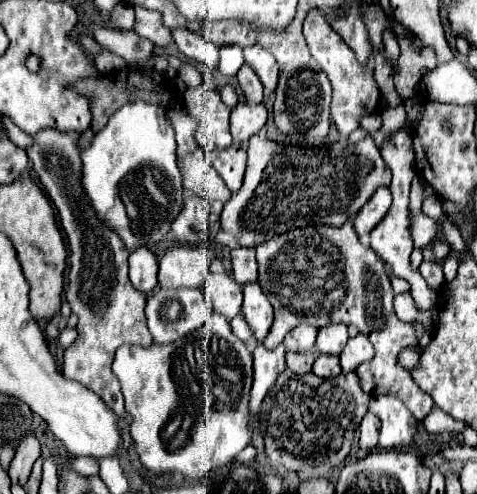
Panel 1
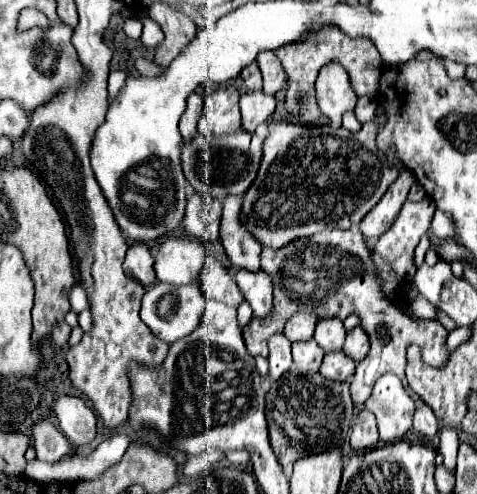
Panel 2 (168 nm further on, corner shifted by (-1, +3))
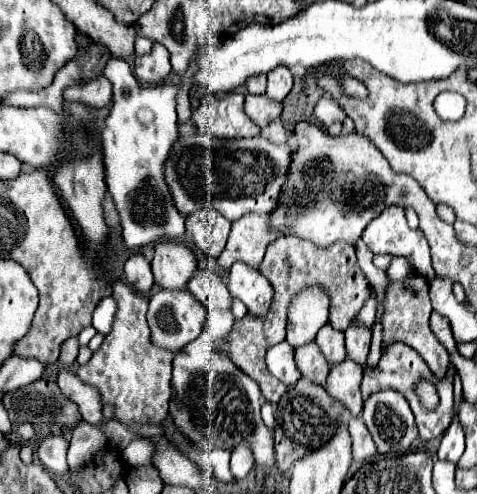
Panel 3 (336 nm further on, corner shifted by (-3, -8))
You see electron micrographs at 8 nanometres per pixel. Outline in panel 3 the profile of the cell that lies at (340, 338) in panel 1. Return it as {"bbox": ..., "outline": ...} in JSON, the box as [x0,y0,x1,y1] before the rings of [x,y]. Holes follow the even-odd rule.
{"bbox":[315,323,345,365],"outline":[[[329,323],[317,333],[315,343],[319,345],[321,353],[329,361],[329,365],[345,361],[345,341],[343,341],[343,331],[333,329]]]}

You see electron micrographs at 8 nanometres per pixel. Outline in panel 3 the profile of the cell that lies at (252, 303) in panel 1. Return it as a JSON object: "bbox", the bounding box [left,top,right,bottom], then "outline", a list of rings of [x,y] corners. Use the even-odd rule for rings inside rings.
{"bbox":[229,263,273,317],"outline":[[[235,263],[231,267],[229,291],[235,299],[241,299],[255,317],[265,317],[273,301],[271,283],[257,269],[245,263]]]}

